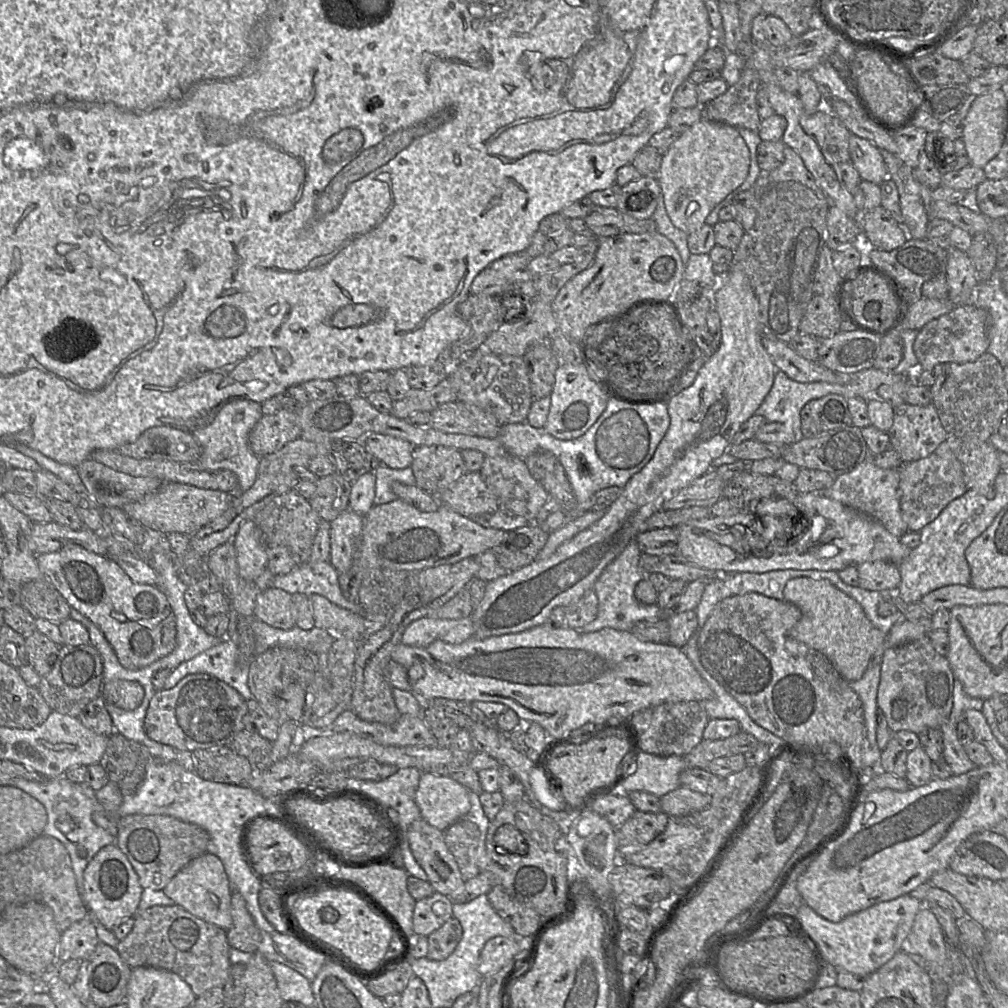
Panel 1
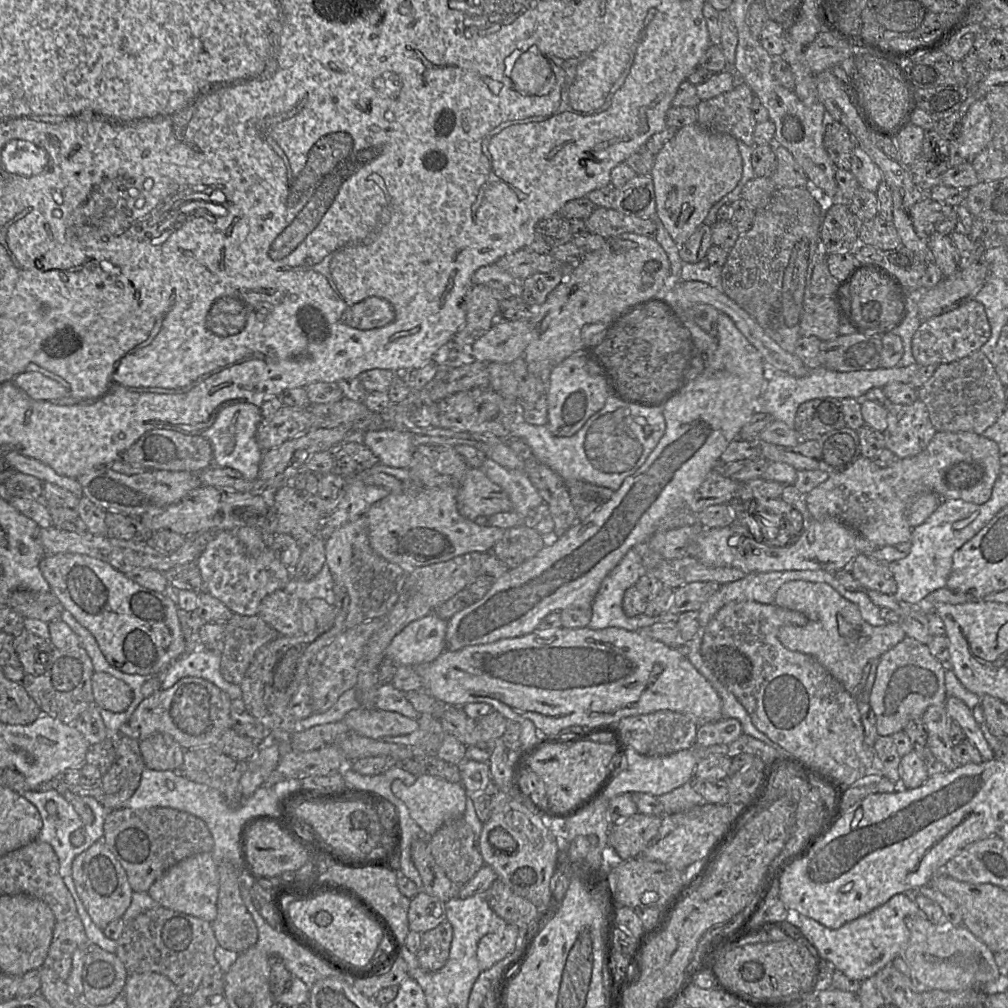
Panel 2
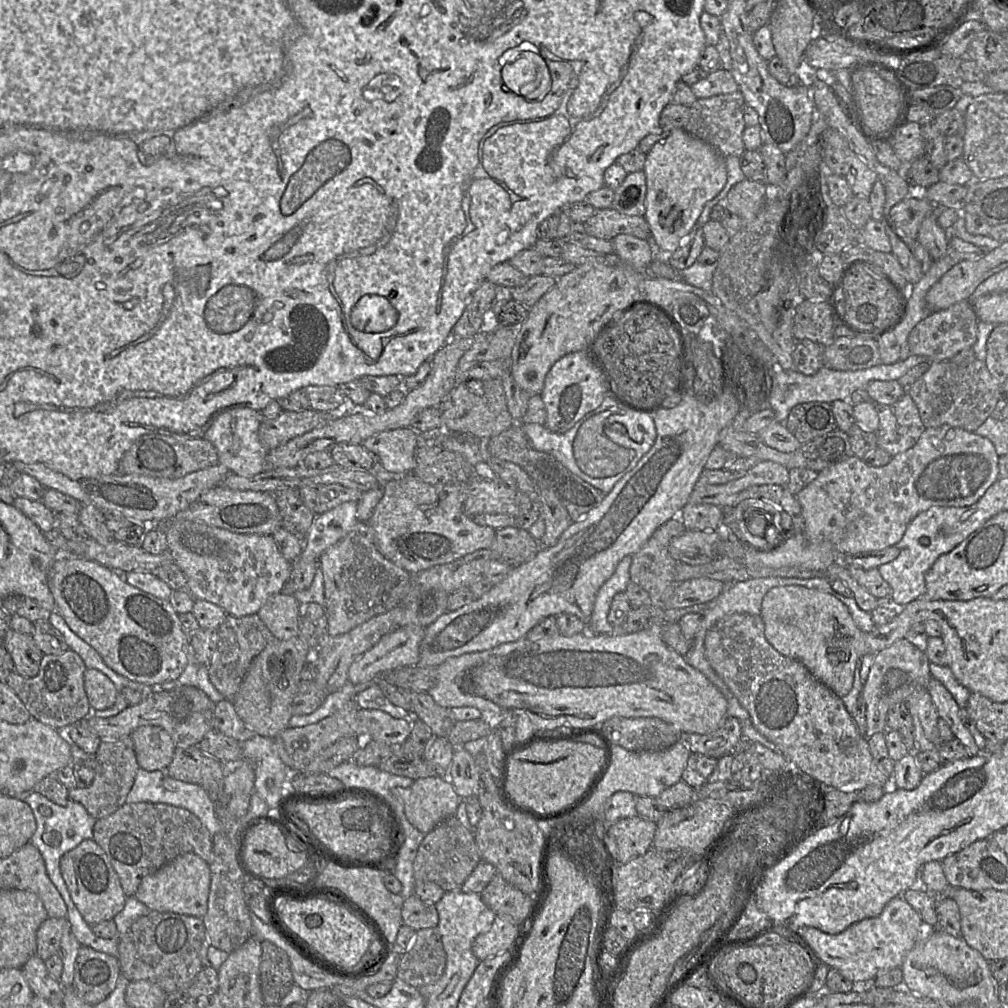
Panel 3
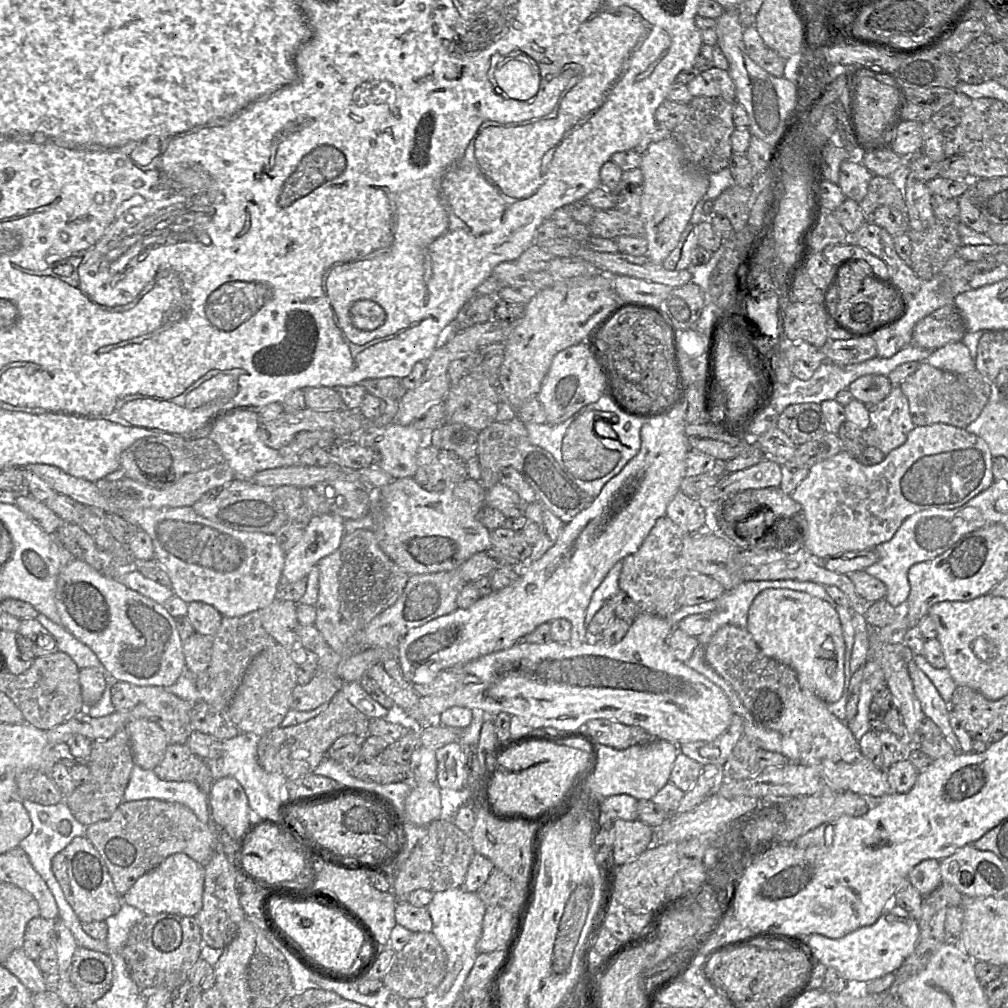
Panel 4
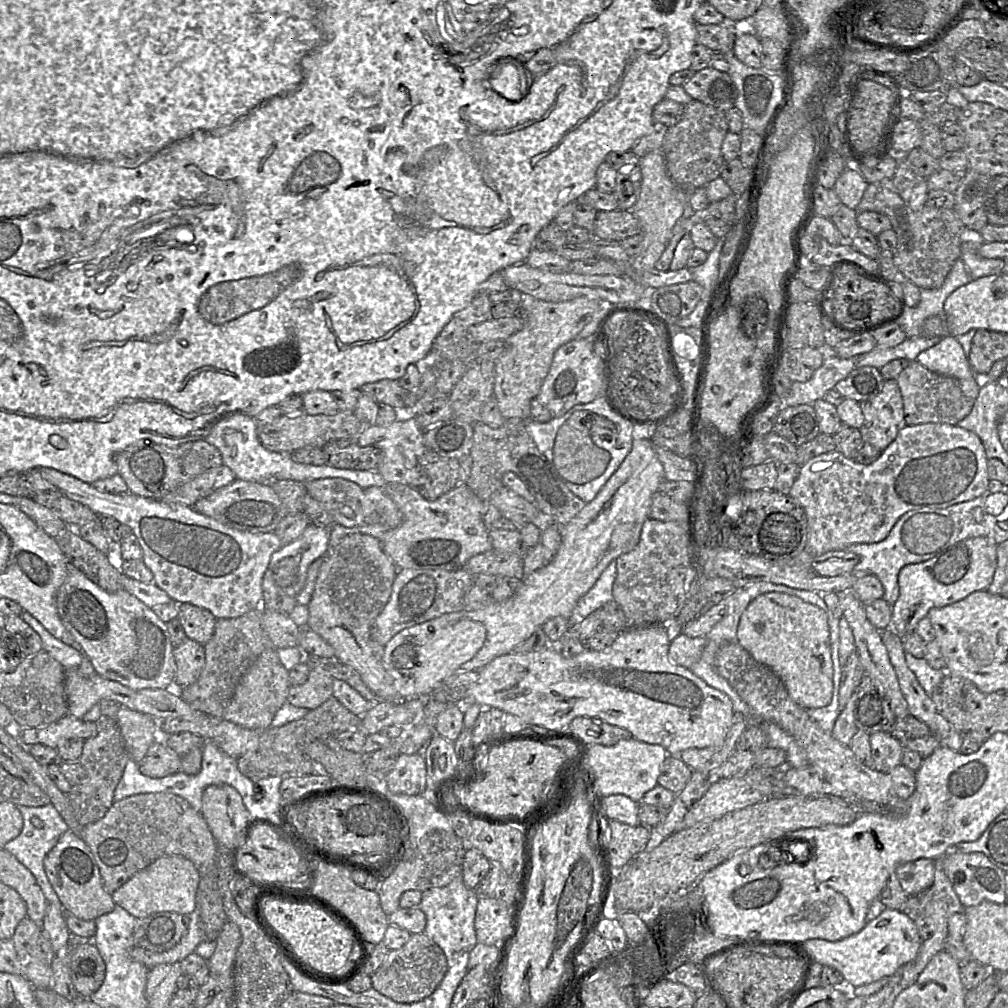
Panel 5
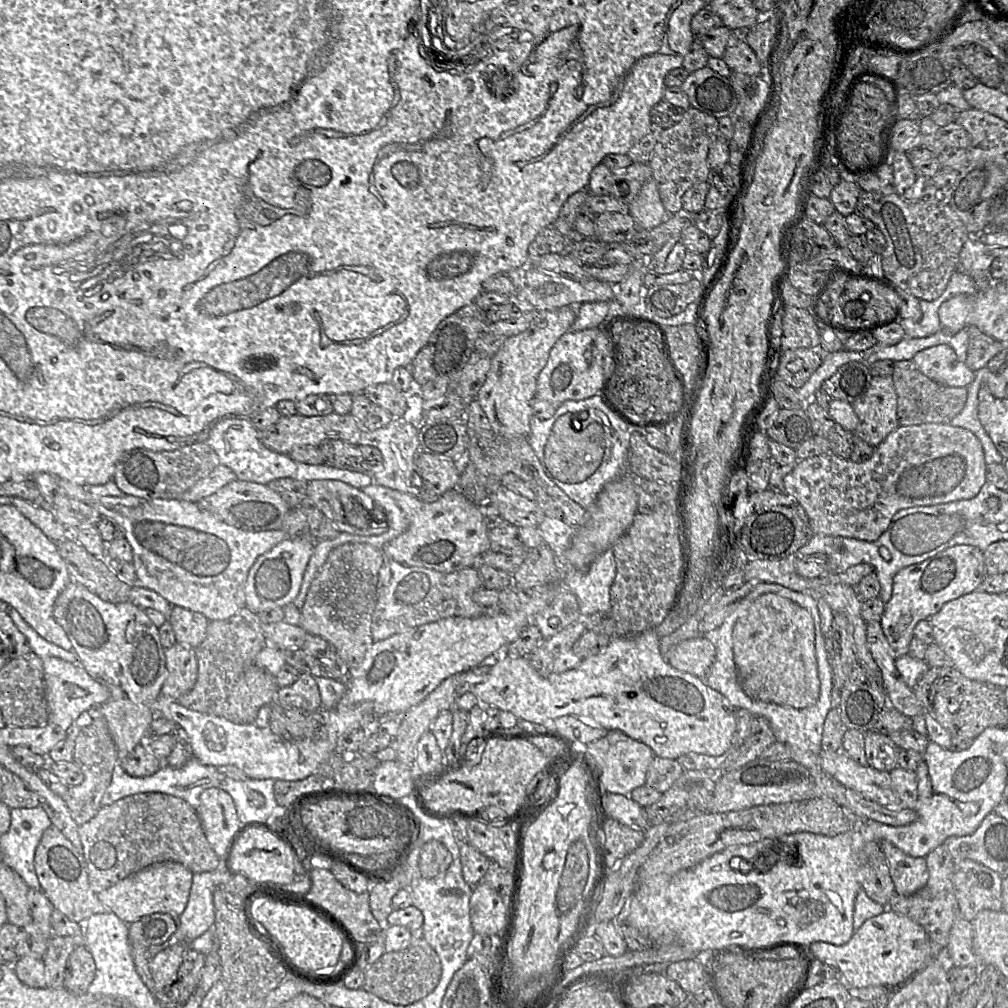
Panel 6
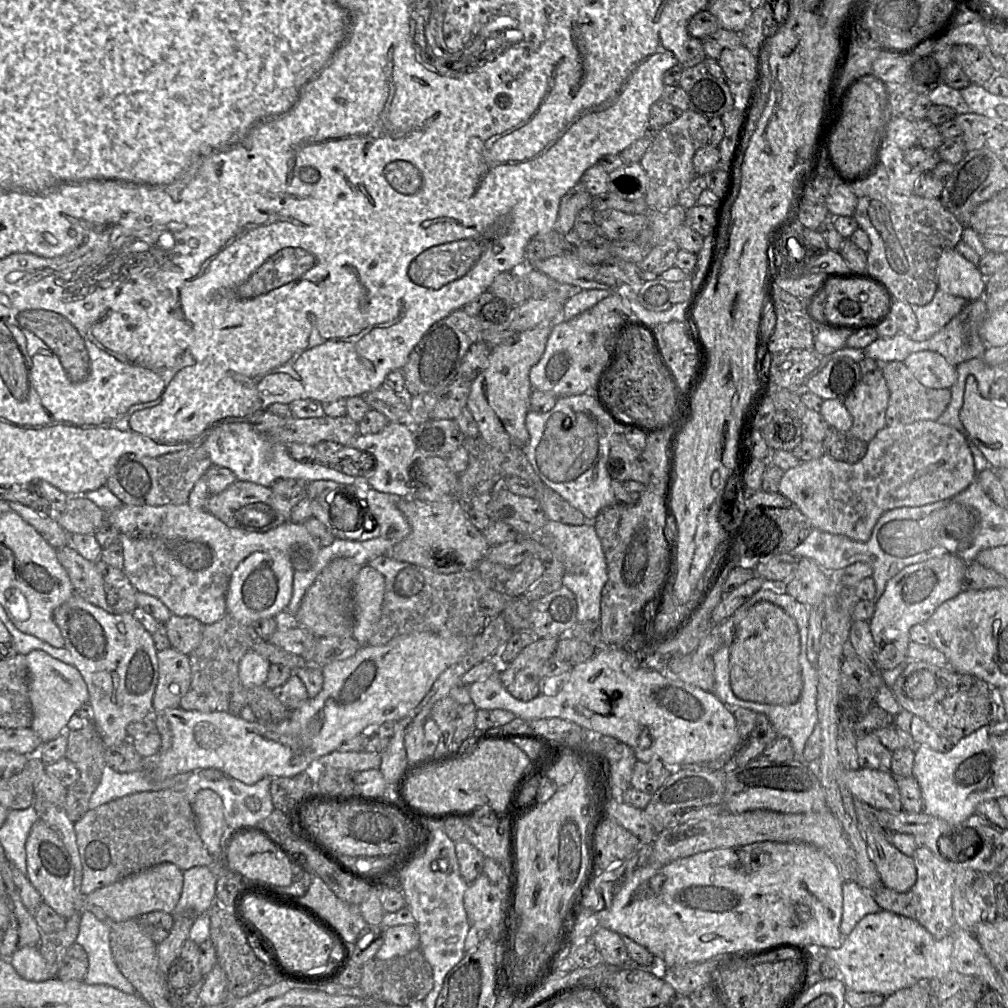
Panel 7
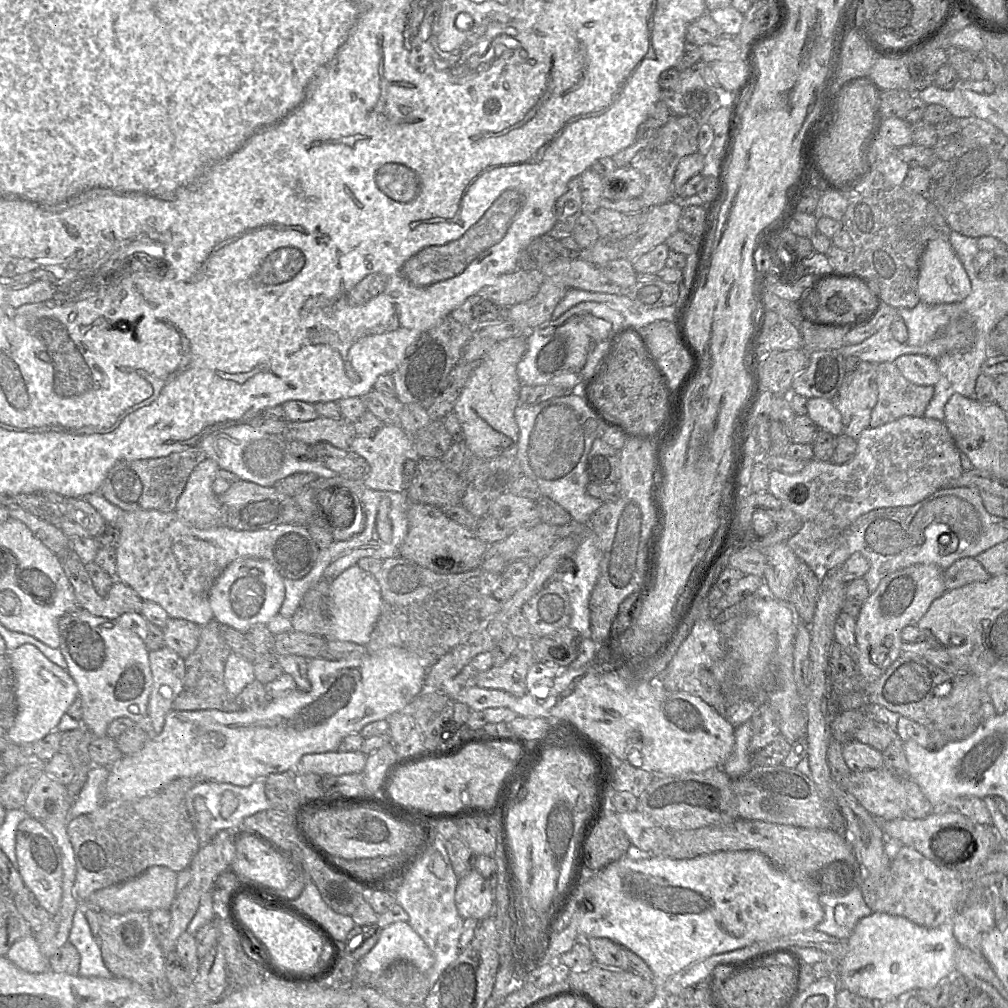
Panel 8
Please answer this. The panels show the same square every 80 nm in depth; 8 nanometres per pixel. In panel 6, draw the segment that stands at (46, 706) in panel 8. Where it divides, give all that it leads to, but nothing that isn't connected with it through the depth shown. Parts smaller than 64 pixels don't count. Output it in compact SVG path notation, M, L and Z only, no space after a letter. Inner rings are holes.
M41 657L48 707L48 724L72 731L77 717L93 706L102 705L110 699L107 687L94 680L79 664L72 664L56 657Z

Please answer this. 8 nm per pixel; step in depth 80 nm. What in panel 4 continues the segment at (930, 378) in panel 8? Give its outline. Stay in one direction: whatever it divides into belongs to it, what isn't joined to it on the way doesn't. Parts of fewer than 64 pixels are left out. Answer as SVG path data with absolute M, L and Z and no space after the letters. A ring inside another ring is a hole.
M961 342L949 343L933 351L925 362L935 368L959 374L975 369L968 347Z

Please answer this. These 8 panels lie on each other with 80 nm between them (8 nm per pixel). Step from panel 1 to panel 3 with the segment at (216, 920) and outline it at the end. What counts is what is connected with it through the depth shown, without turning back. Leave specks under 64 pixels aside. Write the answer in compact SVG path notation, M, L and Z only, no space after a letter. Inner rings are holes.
M184 853L153 874L144 877L134 896L151 911L172 912L203 918L207 912L210 880L209 864L194 853Z

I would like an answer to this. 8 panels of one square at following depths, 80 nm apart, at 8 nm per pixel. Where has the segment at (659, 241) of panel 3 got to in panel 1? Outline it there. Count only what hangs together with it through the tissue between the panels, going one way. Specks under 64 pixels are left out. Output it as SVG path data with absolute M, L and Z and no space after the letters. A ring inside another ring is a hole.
M707 119L695 123L663 154L658 183L672 223L688 235L699 230L711 211L742 185L749 167L749 148L737 128Z

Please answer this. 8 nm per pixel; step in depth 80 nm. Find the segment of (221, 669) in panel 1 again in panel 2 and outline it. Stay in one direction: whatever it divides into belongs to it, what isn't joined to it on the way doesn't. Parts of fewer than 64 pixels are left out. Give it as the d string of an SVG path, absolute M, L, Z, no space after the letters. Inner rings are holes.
M198 648L177 659L160 675L161 690L172 688L185 677L199 677L208 680L226 692L233 699L241 699L240 685L226 681L220 672L221 651Z

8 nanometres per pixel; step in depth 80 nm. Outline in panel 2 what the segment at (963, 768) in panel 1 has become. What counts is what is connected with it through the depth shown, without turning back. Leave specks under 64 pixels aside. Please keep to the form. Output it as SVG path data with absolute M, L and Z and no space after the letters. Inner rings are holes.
M931 706L921 718L927 735L928 748L932 755L943 762L948 771L960 766L953 760L953 744L950 739L950 726L952 720L949 718L945 707Z

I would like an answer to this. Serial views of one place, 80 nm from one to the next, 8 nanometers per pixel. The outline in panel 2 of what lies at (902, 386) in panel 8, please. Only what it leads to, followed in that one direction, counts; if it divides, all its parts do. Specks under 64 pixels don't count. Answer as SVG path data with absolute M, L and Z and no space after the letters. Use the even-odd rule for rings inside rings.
M977 351L958 361L939 365L932 377L917 391L918 399L926 405L930 420L937 431L971 432L982 435L987 428L997 423L1007 408L1005 387L988 357Z

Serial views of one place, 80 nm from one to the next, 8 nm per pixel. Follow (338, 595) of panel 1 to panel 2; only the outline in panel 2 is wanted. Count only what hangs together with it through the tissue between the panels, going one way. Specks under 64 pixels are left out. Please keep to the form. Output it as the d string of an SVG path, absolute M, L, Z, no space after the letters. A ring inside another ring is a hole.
M324 564L321 570L311 580L300 581L291 577L283 590L296 596L302 602L307 602L313 598L321 598L328 604L334 605L335 594L333 587L334 580L330 569Z

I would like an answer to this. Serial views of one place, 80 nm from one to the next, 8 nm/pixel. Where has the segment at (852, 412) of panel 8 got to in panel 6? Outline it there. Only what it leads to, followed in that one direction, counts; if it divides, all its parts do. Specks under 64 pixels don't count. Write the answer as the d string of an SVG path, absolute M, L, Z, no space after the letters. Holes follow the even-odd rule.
M875 376L864 395L850 403L858 417L855 435L877 447L899 425L892 376Z

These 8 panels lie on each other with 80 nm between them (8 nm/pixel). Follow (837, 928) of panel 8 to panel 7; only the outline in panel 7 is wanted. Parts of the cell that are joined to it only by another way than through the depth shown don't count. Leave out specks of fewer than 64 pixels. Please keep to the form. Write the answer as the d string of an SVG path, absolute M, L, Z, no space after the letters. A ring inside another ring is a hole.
M855 881L843 885L843 912L840 932L847 937L866 916L876 914L882 909L874 900L872 893L866 891Z

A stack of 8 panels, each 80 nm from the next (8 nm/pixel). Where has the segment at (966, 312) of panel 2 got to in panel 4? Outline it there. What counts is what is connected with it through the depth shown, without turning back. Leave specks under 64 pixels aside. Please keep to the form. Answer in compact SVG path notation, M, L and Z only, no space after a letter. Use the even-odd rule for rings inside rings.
M948 304L916 324L912 344L933 352L949 343L961 342L966 333L958 310Z

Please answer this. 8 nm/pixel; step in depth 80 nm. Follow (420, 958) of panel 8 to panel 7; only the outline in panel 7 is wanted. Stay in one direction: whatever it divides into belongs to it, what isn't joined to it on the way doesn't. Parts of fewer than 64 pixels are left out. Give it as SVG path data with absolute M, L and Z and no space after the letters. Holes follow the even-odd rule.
M403 924L386 928L384 942L375 958L388 960L405 955L420 947L419 932L415 925Z

